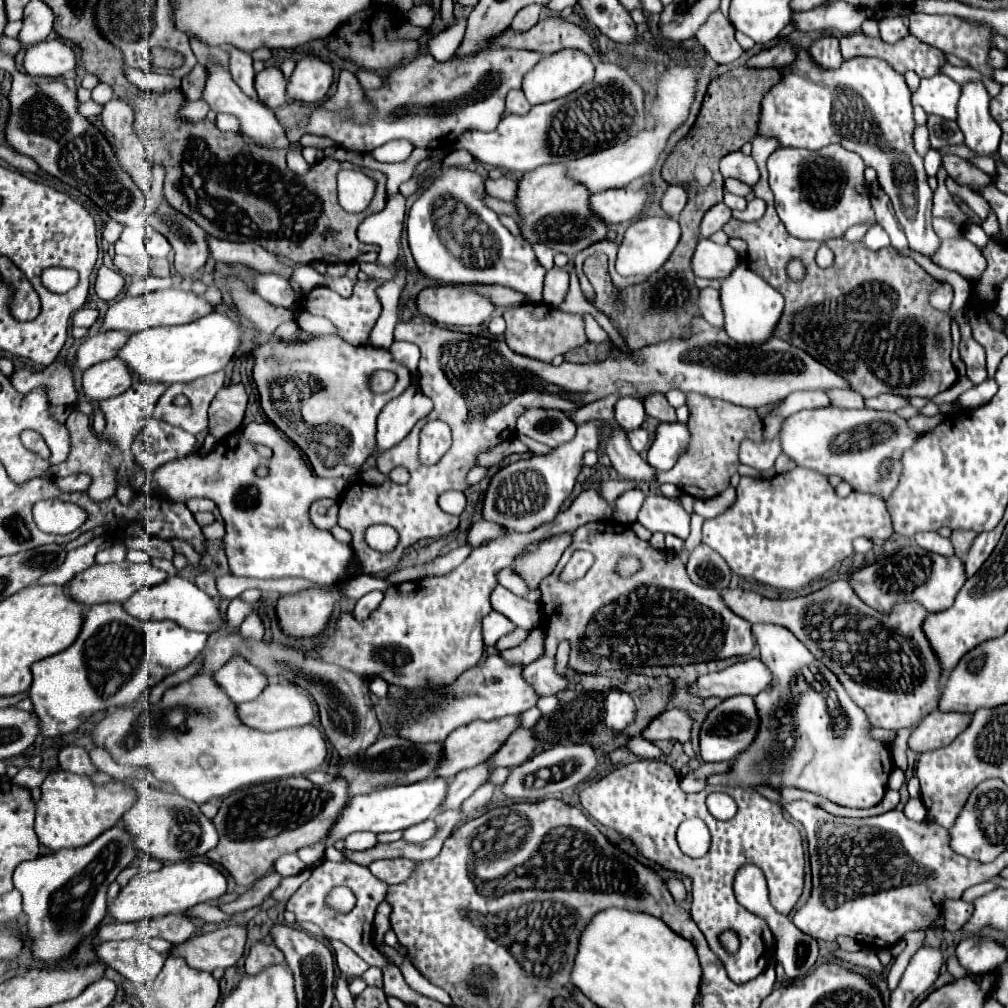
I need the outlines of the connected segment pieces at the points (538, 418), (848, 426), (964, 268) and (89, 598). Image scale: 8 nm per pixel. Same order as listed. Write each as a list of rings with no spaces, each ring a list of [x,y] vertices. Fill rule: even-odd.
[[[528,408],[516,422],[518,434],[524,434],[550,448],[558,448],[576,436],[576,424],[572,418],[554,408]]]
[[[836,406],[816,408],[816,410],[800,410],[788,416],[780,428],[780,446],[782,454],[796,462],[796,466],[820,472],[824,476],[840,476],[844,482],[852,484],[856,492],[870,492],[880,498],[888,498],[896,488],[902,464],[902,452],[912,446],[918,438],[914,430],[906,426],[906,420],[896,416],[894,412],[878,412],[878,410],[844,410]],[[884,460],[892,460],[892,468],[882,476],[880,464]]]
[[[964,236],[942,240],[938,250],[930,256],[930,260],[942,268],[954,270],[972,280],[978,278],[986,266],[984,256],[980,254],[980,248],[974,246],[970,240],[966,240]]]
[[[124,560],[118,564],[94,564],[88,570],[84,570],[84,574],[78,574],[78,578],[68,582],[68,592],[72,594],[74,600],[78,600],[86,606],[104,604],[104,602],[126,602],[134,592],[138,592],[146,586],[160,584],[166,578],[168,578],[168,574],[160,568],[154,568],[150,562],[134,564],[134,562]]]

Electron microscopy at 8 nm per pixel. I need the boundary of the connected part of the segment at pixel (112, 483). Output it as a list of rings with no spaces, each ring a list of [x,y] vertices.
[[[74,410],[68,420],[66,420],[66,426],[72,434],[72,450],[70,450],[70,456],[68,460],[64,460],[62,464],[54,464],[46,470],[46,478],[58,478],[58,476],[66,476],[66,472],[86,472],[88,476],[92,476],[92,484],[88,488],[88,494],[92,496],[92,500],[106,500],[110,496],[114,496],[116,492],[116,474],[114,474],[114,468],[118,462],[122,462],[122,452],[112,446],[110,442],[104,442],[100,440],[92,430],[90,430],[90,418],[80,412],[80,410]]]

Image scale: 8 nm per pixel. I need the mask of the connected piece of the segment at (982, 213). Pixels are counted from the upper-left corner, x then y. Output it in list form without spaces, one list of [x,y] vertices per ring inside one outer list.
[[[951,177],[946,178],[946,186],[948,186],[948,190],[950,192],[954,192],[954,194],[958,194],[958,196],[962,196],[966,202],[968,202],[968,206],[984,220],[986,218],[986,214],[988,214],[988,210],[990,210],[990,206],[988,206],[988,202],[982,198],[982,196],[978,196],[978,194],[972,194],[972,190],[966,190],[966,188],[962,188],[962,186],[958,186],[956,182],[952,182]]]

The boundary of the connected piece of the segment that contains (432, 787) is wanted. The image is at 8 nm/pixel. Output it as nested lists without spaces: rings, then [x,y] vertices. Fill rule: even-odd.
[[[426,778],[414,784],[394,786],[388,790],[376,790],[376,794],[368,796],[352,796],[352,802],[348,802],[348,810],[340,814],[340,822],[332,828],[332,834],[324,840],[326,844],[334,844],[336,840],[346,838],[352,832],[368,830],[374,834],[380,832],[394,832],[394,830],[406,830],[414,824],[420,824],[434,816],[434,812],[440,810],[440,806],[446,800],[450,780],[448,778]]]

